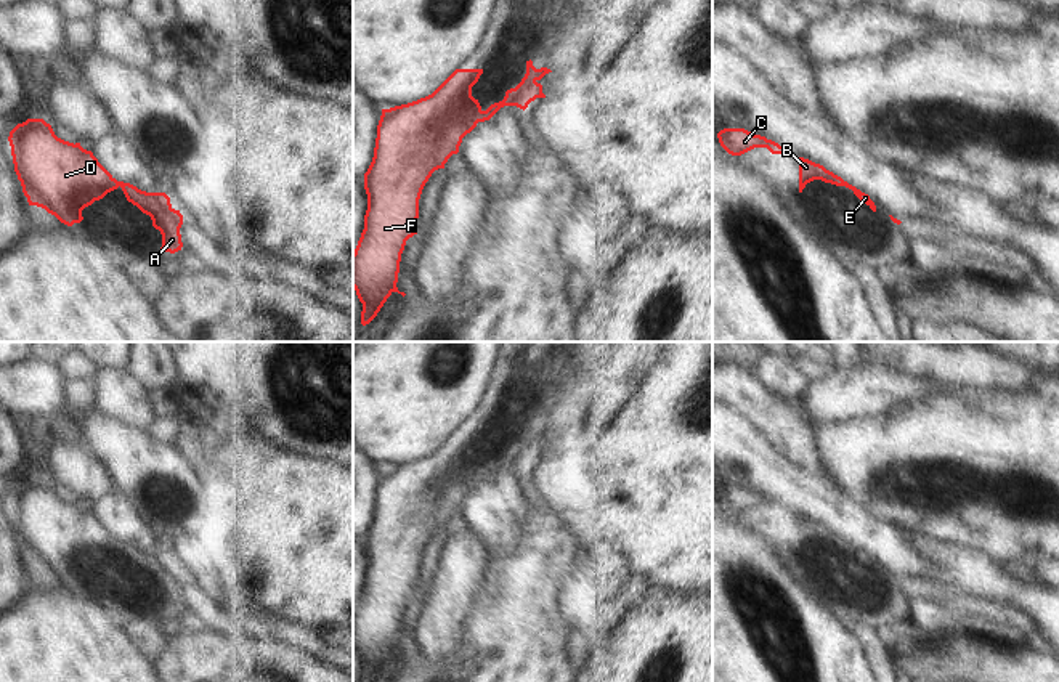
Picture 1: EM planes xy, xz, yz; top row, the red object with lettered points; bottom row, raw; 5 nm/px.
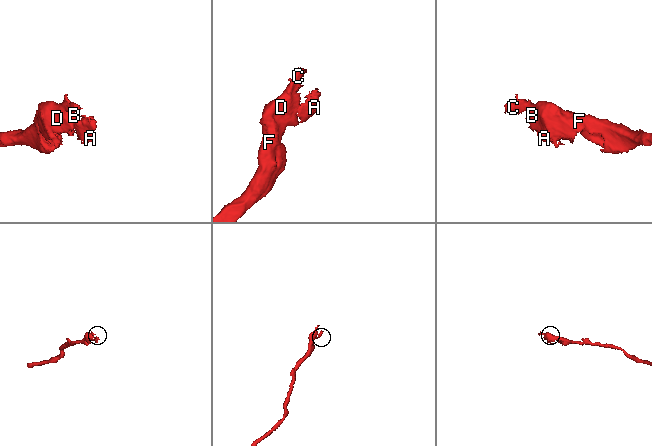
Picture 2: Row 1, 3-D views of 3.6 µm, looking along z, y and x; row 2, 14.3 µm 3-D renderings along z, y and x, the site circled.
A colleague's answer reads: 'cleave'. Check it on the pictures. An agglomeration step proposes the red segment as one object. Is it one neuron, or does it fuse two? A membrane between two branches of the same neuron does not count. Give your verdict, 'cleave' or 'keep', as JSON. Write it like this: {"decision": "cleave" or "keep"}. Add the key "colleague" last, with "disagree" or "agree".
{"decision": "cleave", "colleague": "agree"}

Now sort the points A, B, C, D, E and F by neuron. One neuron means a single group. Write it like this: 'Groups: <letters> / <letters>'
Groups: A E / B C D F.

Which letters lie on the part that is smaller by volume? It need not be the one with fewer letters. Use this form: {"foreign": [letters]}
{"foreign": ["A", "E"]}

